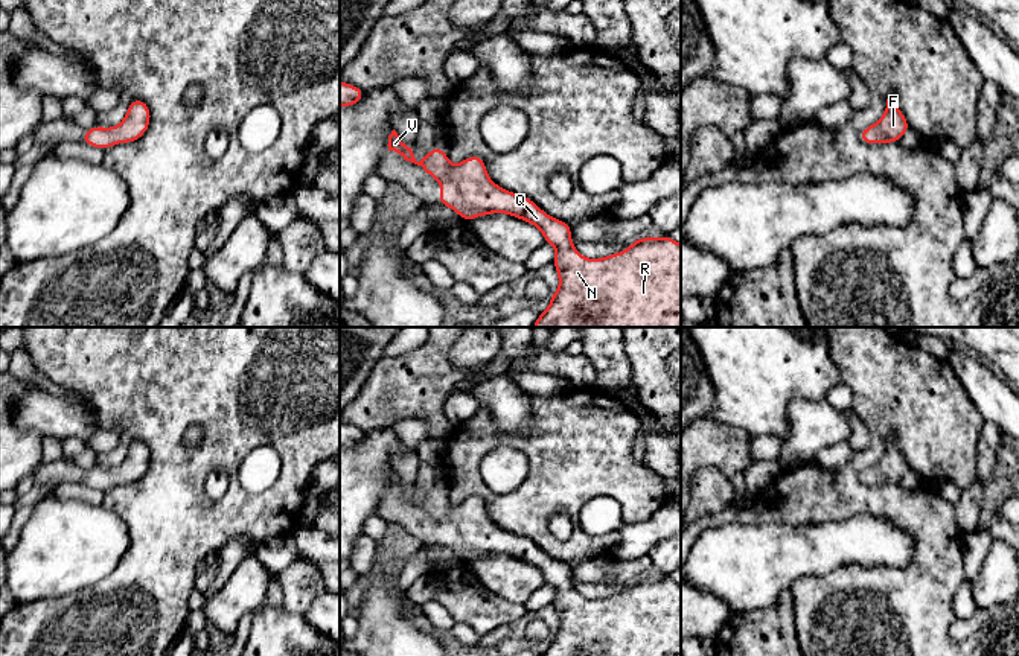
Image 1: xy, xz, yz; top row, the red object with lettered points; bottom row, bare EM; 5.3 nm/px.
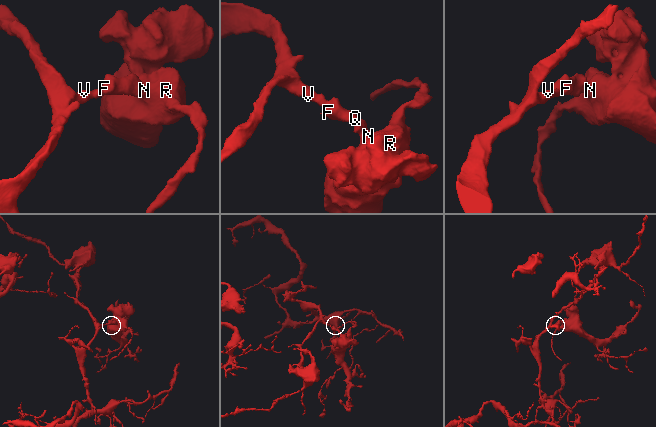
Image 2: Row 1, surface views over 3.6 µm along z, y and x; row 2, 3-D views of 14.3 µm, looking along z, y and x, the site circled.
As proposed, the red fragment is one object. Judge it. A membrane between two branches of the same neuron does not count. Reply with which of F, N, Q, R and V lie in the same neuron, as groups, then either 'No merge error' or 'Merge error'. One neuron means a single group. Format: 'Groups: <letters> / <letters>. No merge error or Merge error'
Groups: F N Q R V. No merge error

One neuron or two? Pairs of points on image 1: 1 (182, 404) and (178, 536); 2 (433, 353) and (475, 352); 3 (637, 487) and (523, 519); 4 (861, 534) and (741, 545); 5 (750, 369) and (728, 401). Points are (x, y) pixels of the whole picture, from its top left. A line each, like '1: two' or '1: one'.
1: one
2: two
3: one
4: one
5: one

